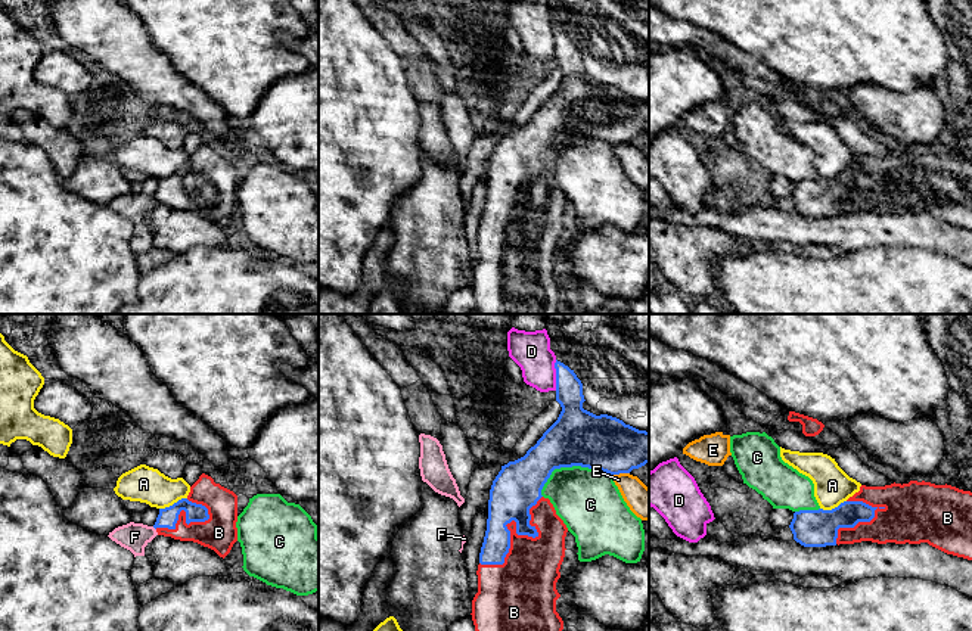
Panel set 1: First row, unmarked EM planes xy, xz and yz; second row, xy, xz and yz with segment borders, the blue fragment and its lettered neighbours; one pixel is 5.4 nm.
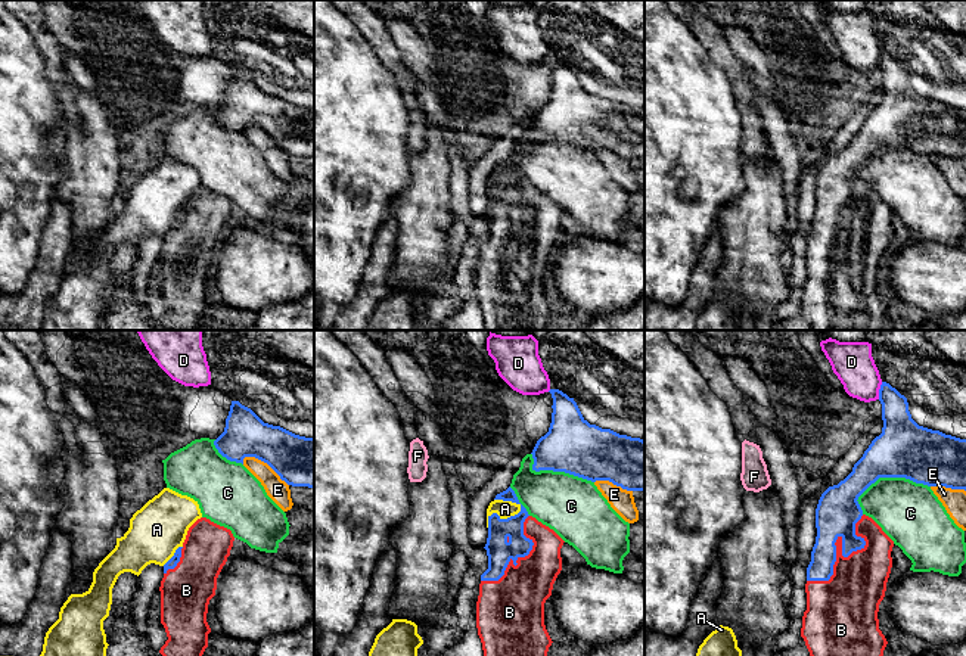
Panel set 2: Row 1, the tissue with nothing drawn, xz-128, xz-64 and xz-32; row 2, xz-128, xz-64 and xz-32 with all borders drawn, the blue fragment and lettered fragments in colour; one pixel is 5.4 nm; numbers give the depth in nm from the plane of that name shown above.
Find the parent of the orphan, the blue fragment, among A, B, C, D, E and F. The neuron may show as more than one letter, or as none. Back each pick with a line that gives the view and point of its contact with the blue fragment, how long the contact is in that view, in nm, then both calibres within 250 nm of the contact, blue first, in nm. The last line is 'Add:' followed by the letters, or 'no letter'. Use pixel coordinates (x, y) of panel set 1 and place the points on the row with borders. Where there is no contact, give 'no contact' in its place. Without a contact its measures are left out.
B: contact xz (515, 521); length 500 nm; calibres 260 and 280 nm
Add: B

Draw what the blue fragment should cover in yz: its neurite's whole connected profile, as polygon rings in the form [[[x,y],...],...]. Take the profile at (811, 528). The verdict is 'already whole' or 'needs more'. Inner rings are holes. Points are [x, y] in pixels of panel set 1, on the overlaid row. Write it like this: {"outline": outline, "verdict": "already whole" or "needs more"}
{"outline": [[[910,481],[885,487],[861,485],[860,491],[832,510],[799,510],[789,525],[794,540],[804,547],[826,547],[872,541],[878,544],[929,545],[972,560],[972,492],[951,485]]], "verdict": "needs more"}

